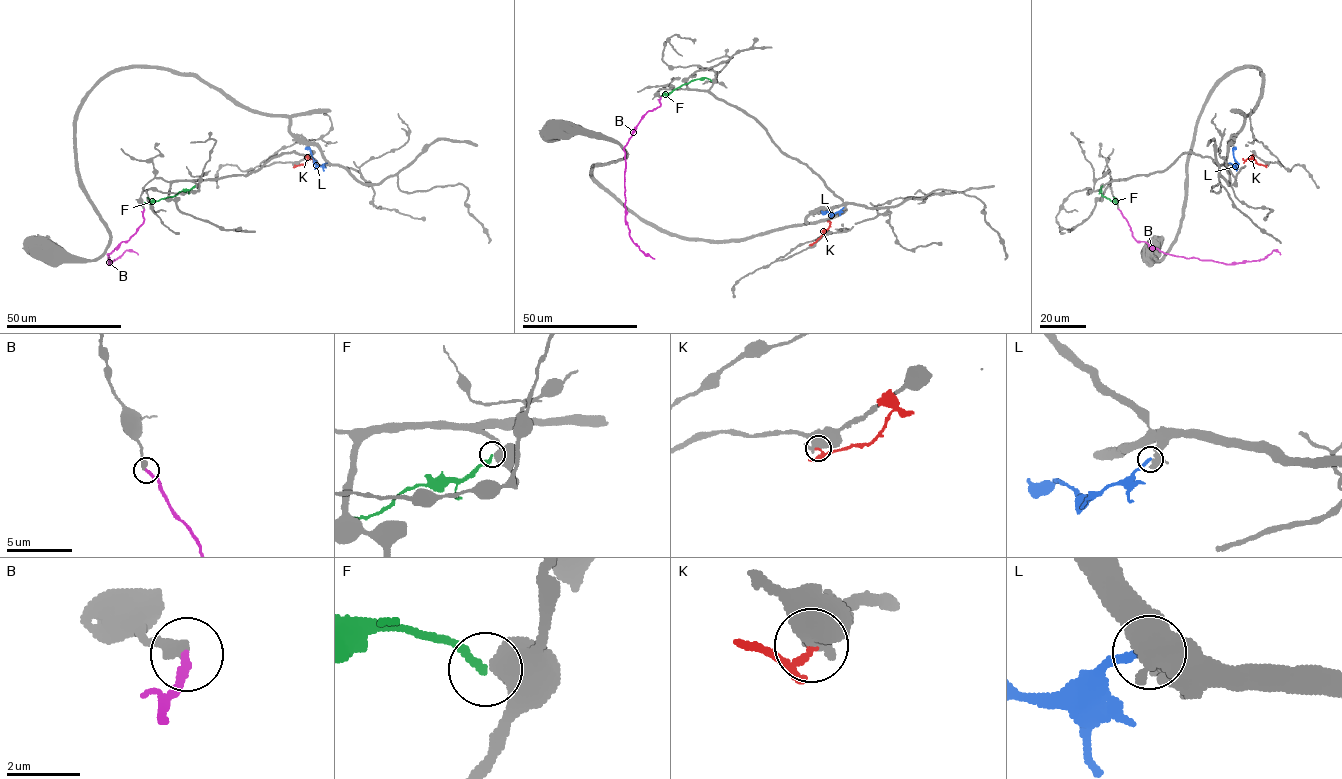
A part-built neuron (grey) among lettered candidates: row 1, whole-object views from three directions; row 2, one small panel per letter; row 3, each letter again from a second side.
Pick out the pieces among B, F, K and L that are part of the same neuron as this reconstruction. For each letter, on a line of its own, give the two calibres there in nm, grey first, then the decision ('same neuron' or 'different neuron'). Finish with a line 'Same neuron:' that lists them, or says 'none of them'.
B: 340/200 nm | same neuron
F: 750/200 nm | different neuron
K: 800/150 nm | different neuron
L: 460/240 nm | different neuron
Same neuron: B

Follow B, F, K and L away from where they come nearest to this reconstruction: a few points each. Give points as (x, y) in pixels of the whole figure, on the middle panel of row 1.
B: (661, 97), (659, 106), (644, 115), (624, 148), (625, 223), (632, 241), (654, 258)
F: (711, 81), (706, 78), (694, 79), (661, 96)
K: (811, 245), (829, 227), (830, 222), (827, 221)
L: (843, 207), (832, 214), (828, 212), (822, 214)

